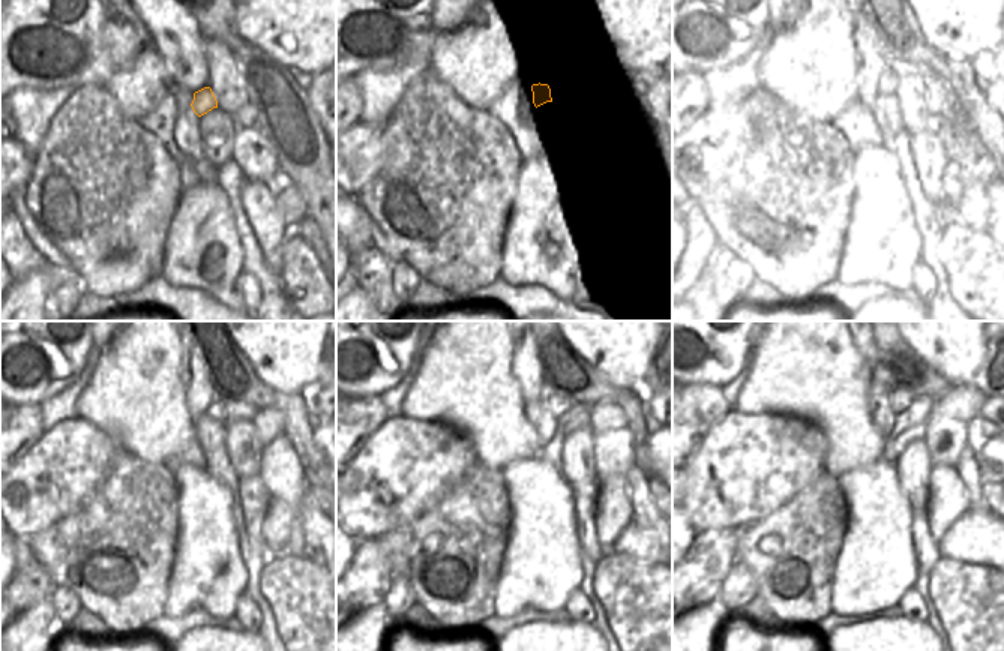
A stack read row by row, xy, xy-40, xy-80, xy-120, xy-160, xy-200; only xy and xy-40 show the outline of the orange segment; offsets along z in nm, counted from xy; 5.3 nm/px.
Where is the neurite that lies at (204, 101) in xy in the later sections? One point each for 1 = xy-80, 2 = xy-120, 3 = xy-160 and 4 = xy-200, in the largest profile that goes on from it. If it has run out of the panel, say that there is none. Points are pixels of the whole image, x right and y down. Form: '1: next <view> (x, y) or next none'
1: next xy-80 (875, 89)
2: next xy-120 (224, 411)
3: next xy-160 (559, 405)
4: next xy-200 (898, 399)

